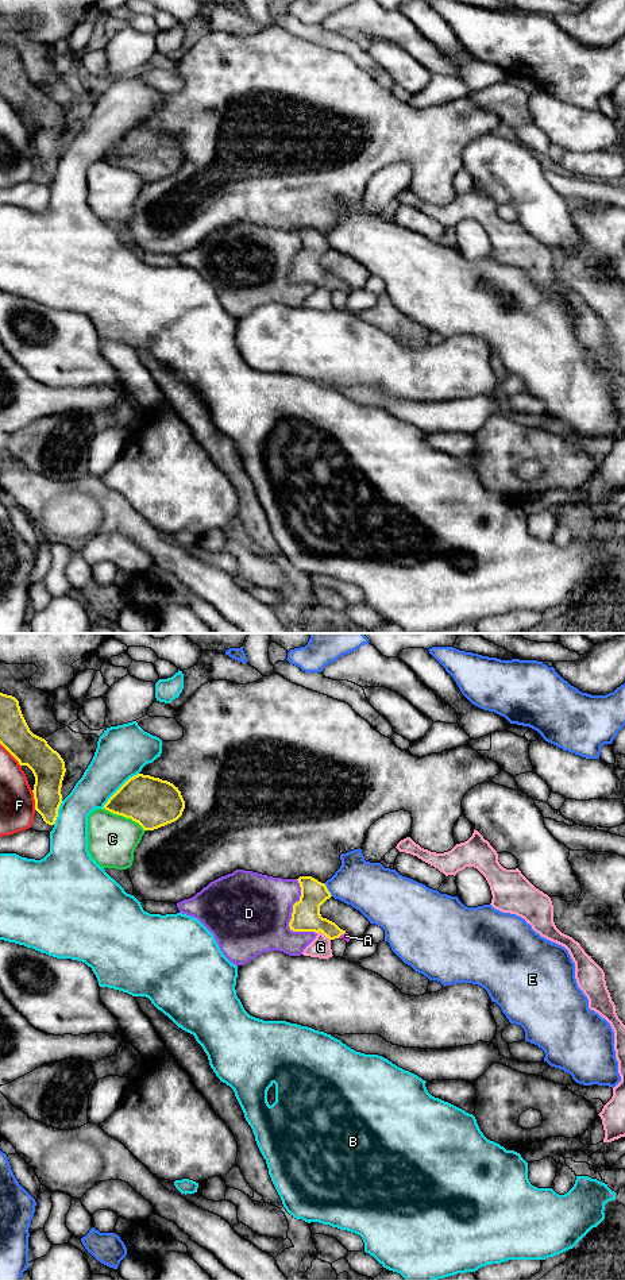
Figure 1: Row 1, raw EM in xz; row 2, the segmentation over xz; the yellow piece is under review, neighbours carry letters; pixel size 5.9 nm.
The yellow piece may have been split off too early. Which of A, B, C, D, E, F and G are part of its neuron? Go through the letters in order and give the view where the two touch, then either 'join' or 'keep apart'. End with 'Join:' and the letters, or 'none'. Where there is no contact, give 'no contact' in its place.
A: meets yellow in xz; join
B: meets yellow in xz; keep apart
C: meets yellow in xz; keep apart
D: meets yellow in xz; keep apart
E: meets yellow in xz; keep apart
F: meets yellow in xz; keep apart
G: meets yellow in xz; keep apart
Join: A

